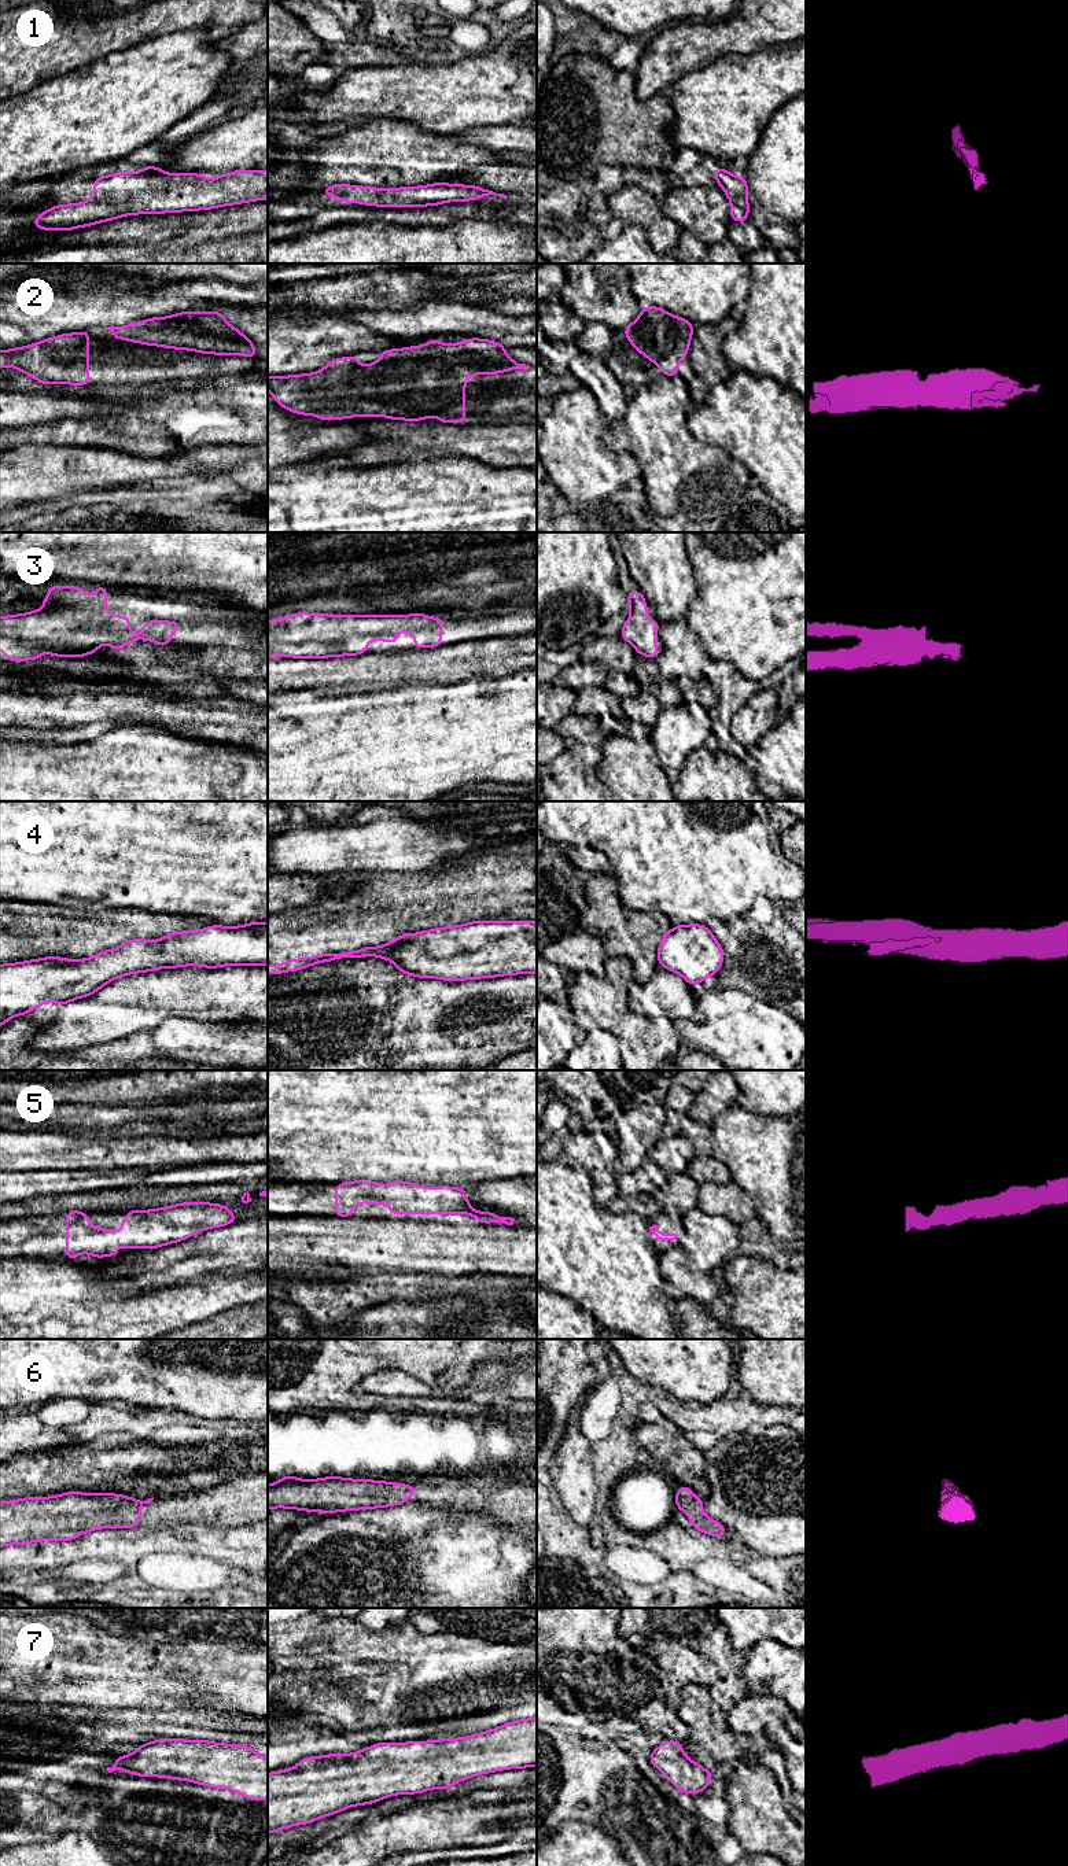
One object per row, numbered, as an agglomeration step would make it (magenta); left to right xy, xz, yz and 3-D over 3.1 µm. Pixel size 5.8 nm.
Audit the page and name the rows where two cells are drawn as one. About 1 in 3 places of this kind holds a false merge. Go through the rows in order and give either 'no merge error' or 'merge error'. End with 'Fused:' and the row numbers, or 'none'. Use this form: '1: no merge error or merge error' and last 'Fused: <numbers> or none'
1: no merge error
2: no merge error
3: no merge error
4: merge error
5: no merge error
6: no merge error
7: no merge error
Fused: 4

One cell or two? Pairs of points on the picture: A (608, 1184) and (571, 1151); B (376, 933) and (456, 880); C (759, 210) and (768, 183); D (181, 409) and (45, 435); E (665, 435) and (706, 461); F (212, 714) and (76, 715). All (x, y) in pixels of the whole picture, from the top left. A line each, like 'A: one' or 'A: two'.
A: one
B: one
C: two
D: one
E: one
F: one

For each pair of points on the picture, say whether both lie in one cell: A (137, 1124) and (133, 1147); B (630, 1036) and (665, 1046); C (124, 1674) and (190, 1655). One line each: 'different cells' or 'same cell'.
A: different cells
B: same cell
C: same cell

